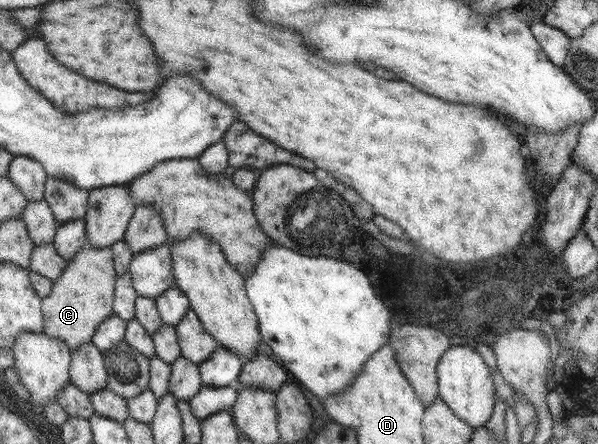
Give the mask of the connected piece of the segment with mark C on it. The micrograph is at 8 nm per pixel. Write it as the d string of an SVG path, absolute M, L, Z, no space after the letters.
M84 246L80 252L67 264L63 276L58 279L52 289L51 295L43 302L44 333L50 338L58 338L66 342L74 352L84 344L92 344L94 334L101 322L104 322L108 315L114 313L113 304L115 301L115 288L118 284L119 274L115 268L114 250L112 247L96 249L92 246Z

